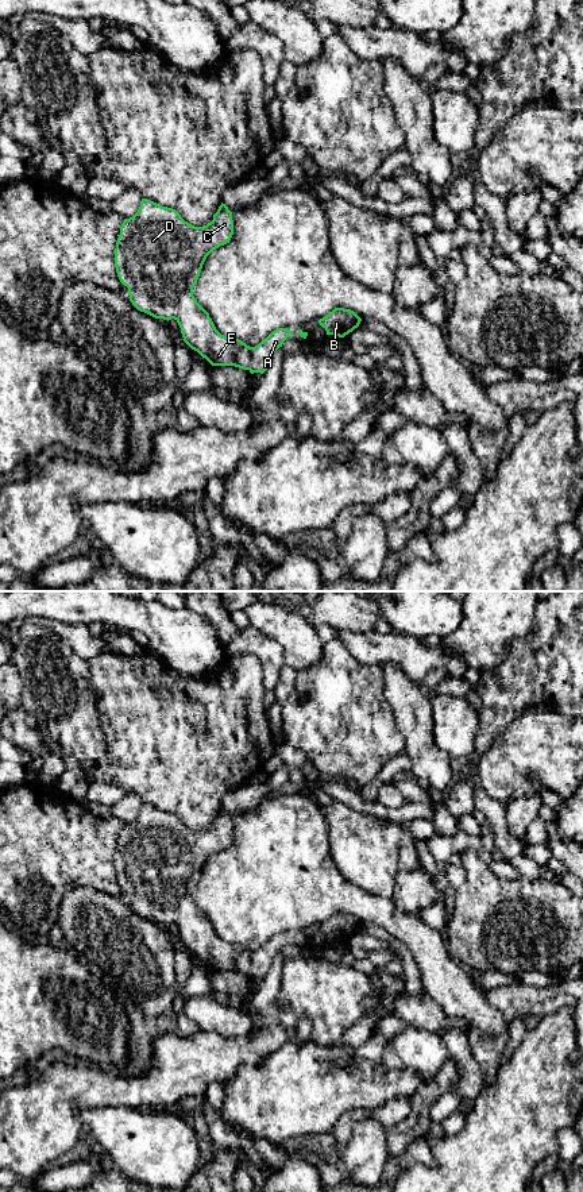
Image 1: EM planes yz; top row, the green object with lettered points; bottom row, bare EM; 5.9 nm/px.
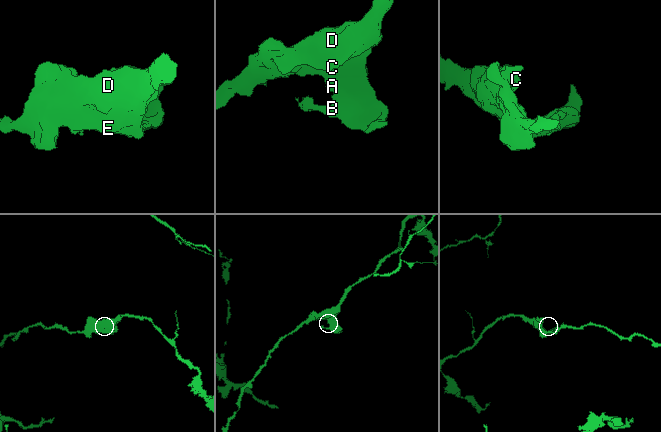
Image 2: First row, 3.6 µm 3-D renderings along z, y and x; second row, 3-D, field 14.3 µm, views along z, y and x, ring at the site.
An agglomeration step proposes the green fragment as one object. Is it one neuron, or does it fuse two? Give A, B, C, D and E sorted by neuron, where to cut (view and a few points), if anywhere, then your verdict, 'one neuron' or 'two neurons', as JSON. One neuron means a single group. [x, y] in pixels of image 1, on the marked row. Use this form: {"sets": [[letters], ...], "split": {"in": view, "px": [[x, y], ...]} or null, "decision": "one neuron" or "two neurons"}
{"sets": [["A", "B", "C", "D", "E"]], "split": null, "decision": "one neuron"}

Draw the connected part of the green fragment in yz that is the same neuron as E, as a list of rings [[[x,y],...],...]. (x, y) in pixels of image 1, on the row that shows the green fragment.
[[[142,198],[138,212],[124,219],[115,248],[115,267],[120,282],[128,288],[132,305],[155,319],[174,319],[184,342],[212,366],[235,366],[251,374],[263,374],[274,352],[293,333],[277,328],[258,346],[250,347],[239,339],[221,335],[209,313],[197,302],[193,288],[197,283],[206,256],[220,246],[229,243],[233,235],[232,212],[221,202],[213,220],[204,227],[194,227],[181,215],[147,198]]]

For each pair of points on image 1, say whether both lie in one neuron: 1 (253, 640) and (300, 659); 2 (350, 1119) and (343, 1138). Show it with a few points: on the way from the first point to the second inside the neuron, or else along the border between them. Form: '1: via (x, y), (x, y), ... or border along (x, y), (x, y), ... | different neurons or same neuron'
1: border along (259, 632), (277, 641), (285, 664) | different neurons
2: via (346, 1123), (343, 1134) | same neuron

